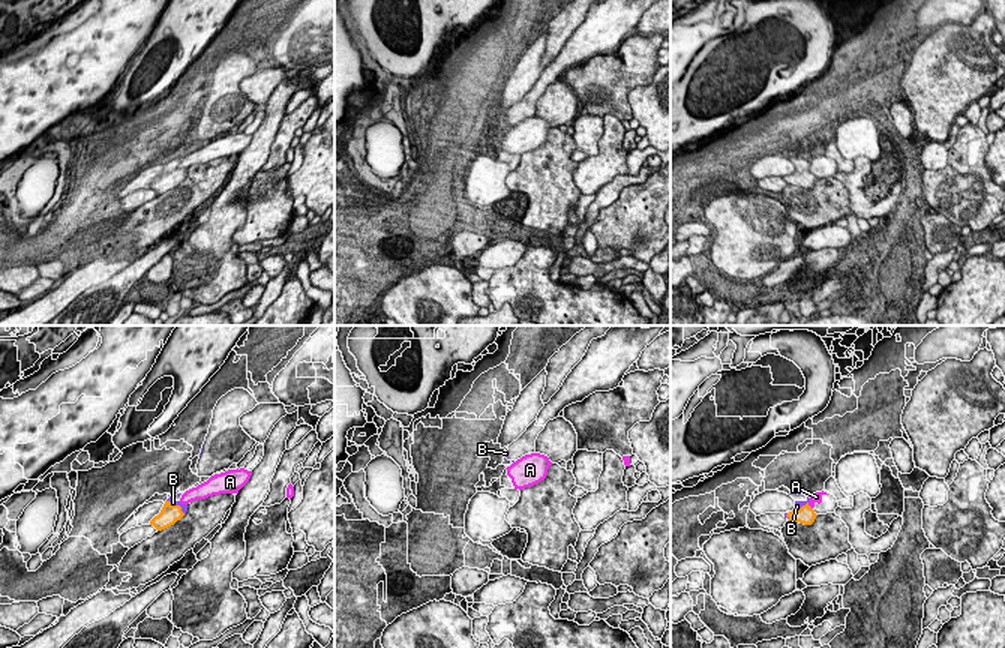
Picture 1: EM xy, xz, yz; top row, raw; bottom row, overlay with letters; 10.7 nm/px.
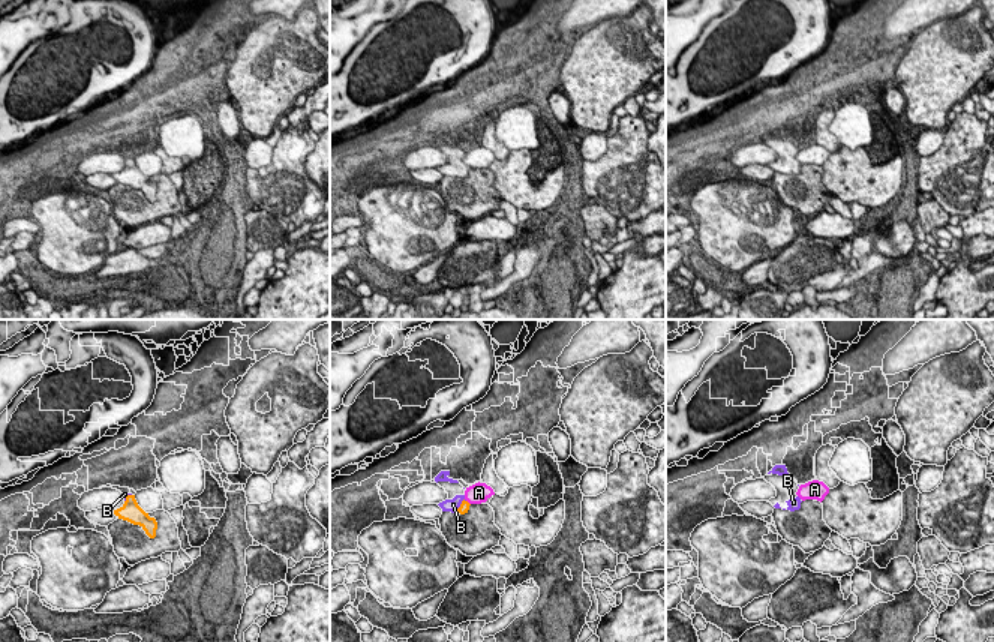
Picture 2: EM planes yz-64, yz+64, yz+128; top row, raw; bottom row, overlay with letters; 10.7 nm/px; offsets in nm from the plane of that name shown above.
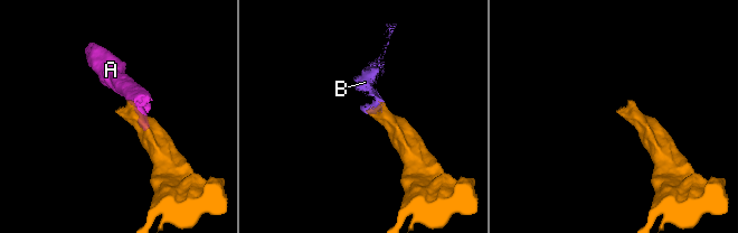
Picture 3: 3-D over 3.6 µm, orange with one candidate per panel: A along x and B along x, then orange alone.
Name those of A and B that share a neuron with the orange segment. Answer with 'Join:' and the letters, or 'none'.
Join: B

